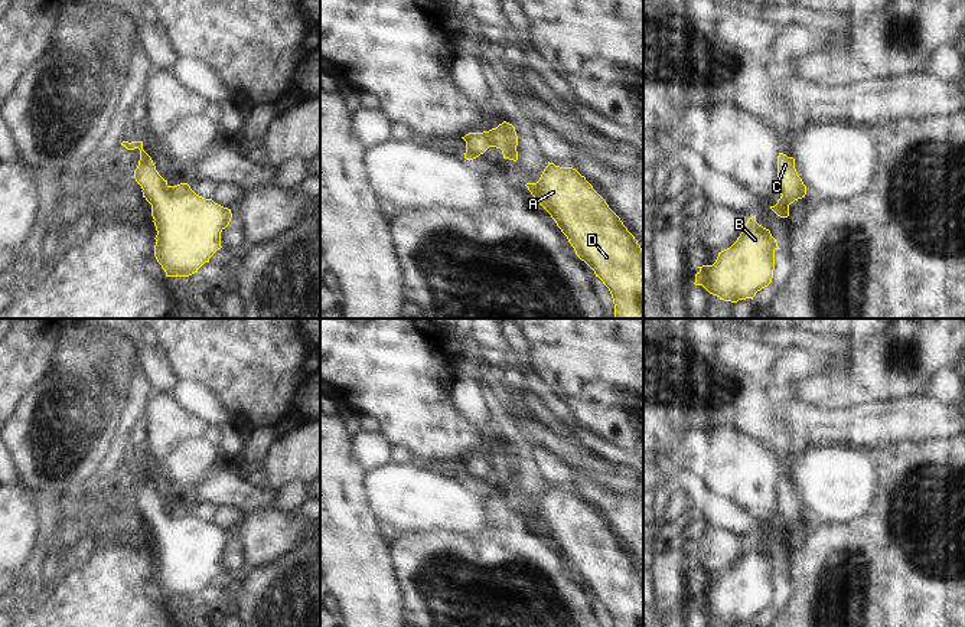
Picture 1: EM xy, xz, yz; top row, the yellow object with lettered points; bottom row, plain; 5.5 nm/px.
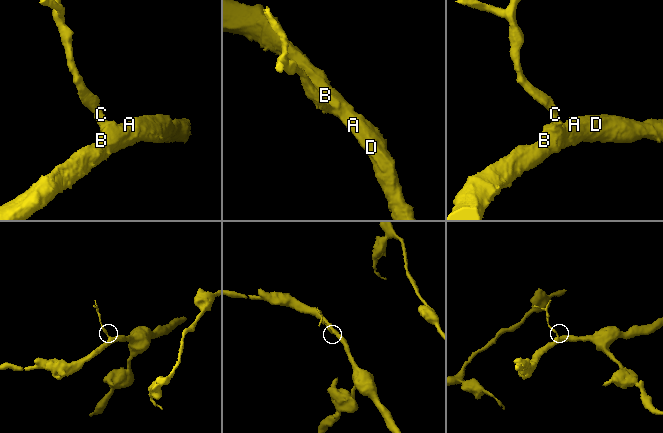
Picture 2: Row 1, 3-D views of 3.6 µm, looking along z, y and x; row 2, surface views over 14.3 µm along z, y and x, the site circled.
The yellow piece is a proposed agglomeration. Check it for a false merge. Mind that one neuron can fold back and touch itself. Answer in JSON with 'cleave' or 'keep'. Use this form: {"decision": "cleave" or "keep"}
{"decision": "keep"}

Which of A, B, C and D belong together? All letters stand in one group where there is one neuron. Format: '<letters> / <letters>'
A B C D

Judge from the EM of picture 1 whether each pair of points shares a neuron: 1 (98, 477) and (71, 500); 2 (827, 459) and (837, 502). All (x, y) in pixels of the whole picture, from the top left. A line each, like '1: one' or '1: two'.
1: two
2: one

